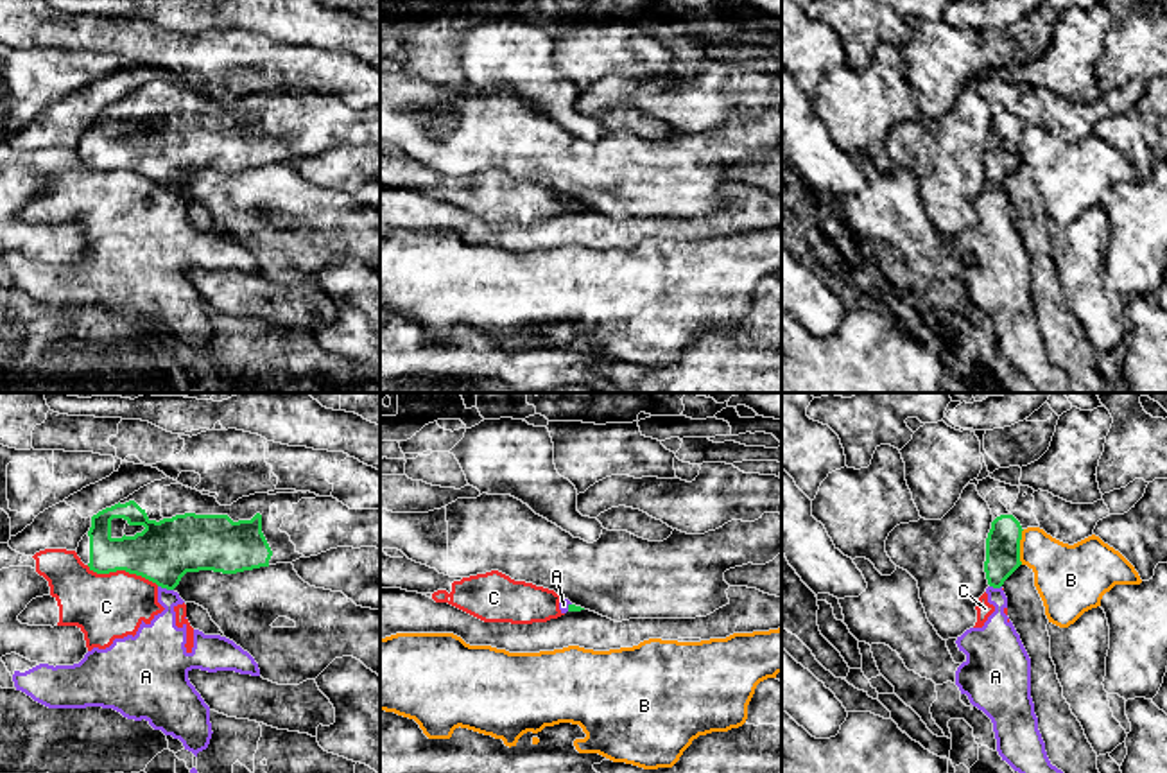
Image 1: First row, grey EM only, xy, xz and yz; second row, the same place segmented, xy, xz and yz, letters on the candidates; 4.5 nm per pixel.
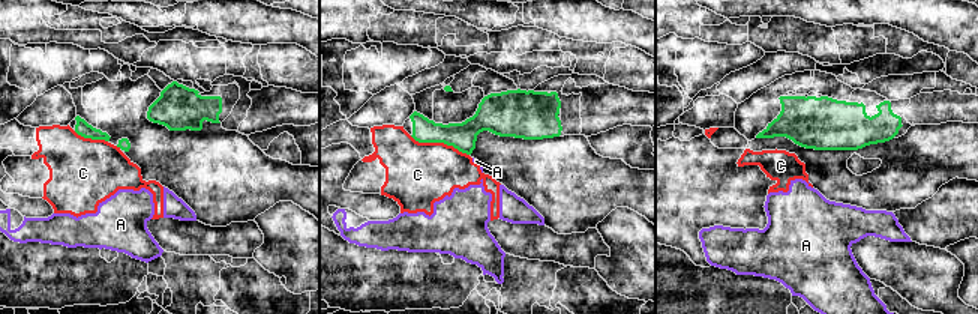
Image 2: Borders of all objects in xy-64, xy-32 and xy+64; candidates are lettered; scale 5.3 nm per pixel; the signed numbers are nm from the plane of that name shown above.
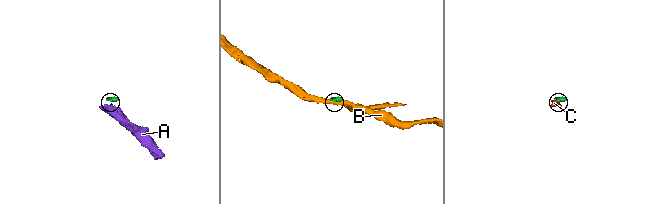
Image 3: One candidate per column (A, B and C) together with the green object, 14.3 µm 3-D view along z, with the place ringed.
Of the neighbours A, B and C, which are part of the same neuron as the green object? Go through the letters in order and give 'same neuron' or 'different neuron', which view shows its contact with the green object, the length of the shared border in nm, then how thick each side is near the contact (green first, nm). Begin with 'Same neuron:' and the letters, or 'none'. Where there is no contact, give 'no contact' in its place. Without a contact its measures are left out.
Same neuron: none
A: different neuron | xy | 80 nm | 280/200 nm
B: different neuron | yz | 160 nm | 160/280 nm
C: different neuron | xy | 340 nm | 280/300 nm

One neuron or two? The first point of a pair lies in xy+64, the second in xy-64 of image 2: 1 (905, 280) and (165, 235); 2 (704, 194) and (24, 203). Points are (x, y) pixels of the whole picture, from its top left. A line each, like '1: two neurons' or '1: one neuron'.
1: one neuron
2: one neuron

